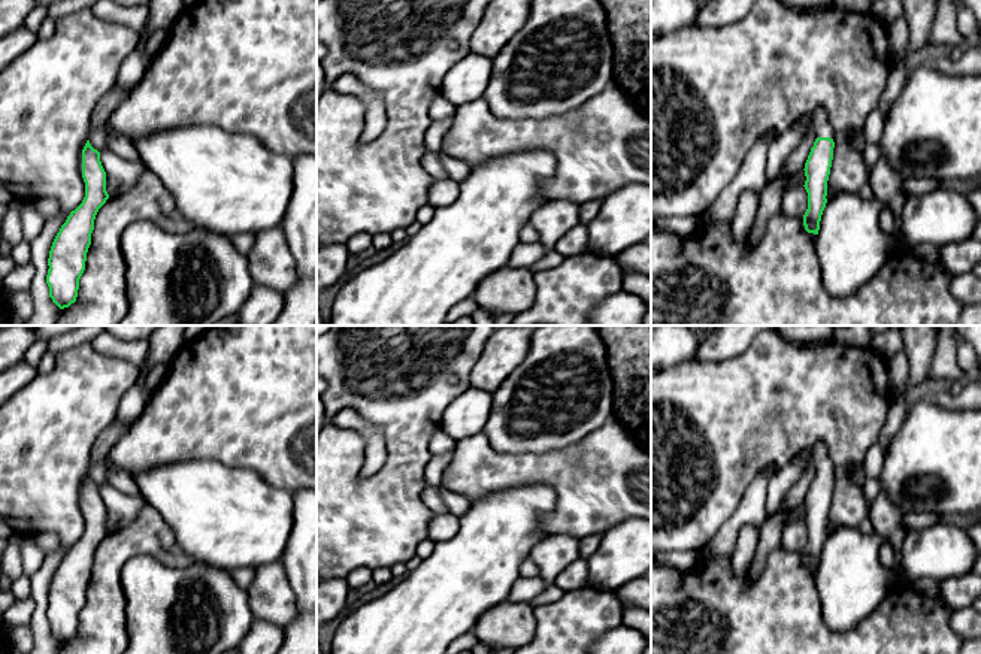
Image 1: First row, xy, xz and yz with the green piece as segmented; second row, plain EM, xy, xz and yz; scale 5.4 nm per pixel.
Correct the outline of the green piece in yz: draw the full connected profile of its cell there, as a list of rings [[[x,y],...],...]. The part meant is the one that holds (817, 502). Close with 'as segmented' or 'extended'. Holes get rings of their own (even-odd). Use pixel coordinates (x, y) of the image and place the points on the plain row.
[[[817,442],[811,452],[811,464],[815,469],[814,481],[805,497],[805,524],[808,544],[803,560],[808,567],[818,569],[823,545],[827,538],[827,515],[833,494],[833,461],[824,442]]]; extended

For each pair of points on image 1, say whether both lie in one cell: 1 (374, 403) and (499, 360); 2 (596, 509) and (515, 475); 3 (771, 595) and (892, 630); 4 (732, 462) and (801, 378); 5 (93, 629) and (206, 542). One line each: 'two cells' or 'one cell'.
1: two cells
2: one cell
3: one cell
4: one cell
5: two cells

